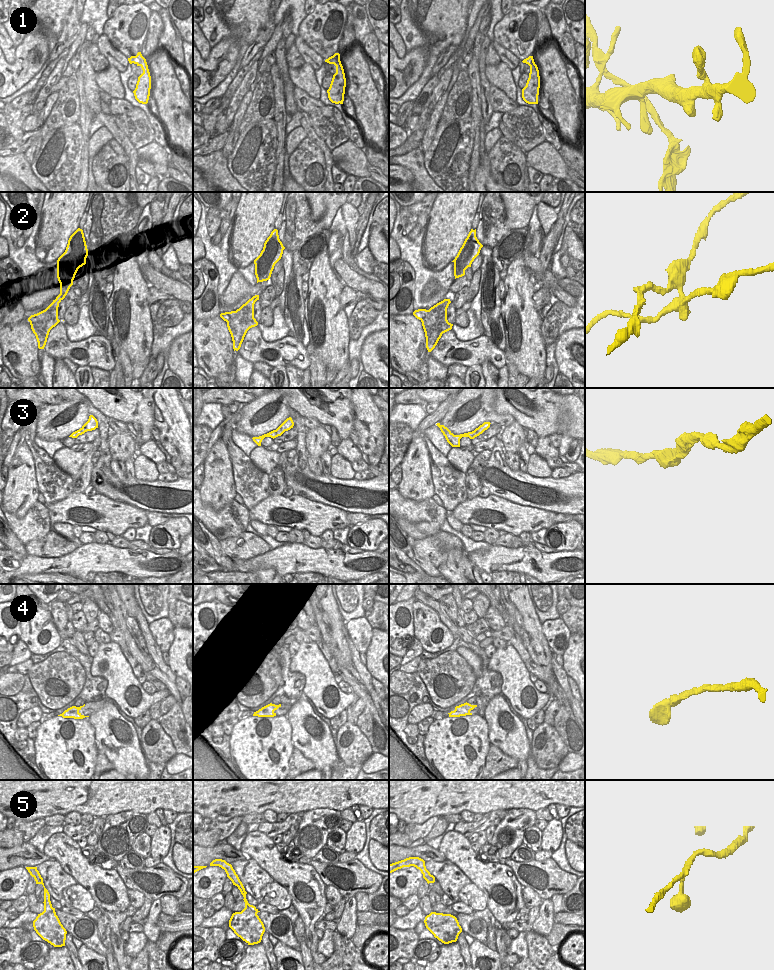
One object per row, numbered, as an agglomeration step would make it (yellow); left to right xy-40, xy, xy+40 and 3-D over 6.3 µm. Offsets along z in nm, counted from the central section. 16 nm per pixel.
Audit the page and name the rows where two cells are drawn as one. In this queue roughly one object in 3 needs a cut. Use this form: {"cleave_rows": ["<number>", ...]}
{"cleave_rows": ["2", "4"]}

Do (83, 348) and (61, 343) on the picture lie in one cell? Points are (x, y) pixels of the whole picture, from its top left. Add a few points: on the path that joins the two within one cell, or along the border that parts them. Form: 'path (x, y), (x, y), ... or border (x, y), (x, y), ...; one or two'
path (78, 348), (66, 348); one

